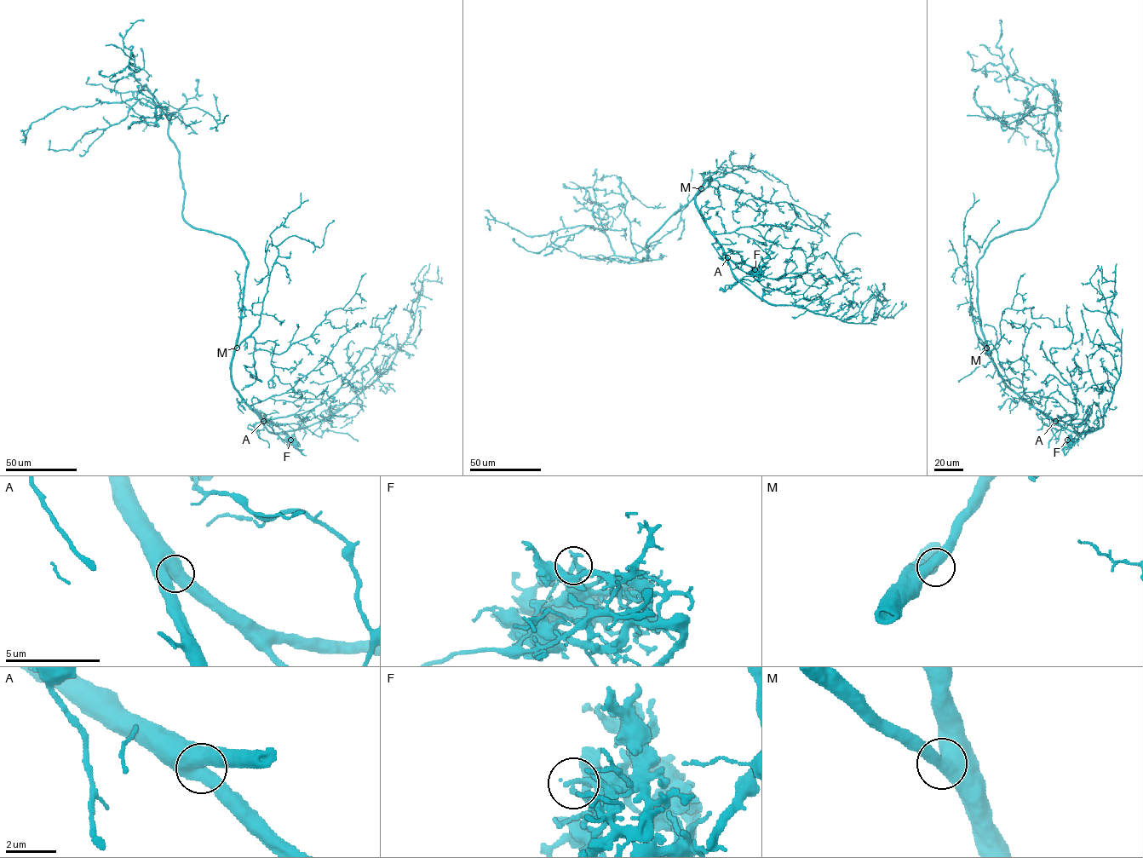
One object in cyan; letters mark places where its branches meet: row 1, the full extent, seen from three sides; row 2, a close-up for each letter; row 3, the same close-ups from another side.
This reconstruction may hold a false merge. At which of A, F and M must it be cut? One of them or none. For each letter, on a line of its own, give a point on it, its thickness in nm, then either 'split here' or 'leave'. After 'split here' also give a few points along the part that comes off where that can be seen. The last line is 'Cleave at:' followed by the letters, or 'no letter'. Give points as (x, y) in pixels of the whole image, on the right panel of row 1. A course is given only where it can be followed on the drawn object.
A: at (1055, 421); 600 nm thick; leave
F: at (1067, 440); 280 nm thick; split here; foreign part runs (1067, 440), (1075, 443), (1079, 435), (1077, 427), (1088, 417), (1088, 409)
M: at (986, 348); 480 nm thick; leave
Cleave at: F

